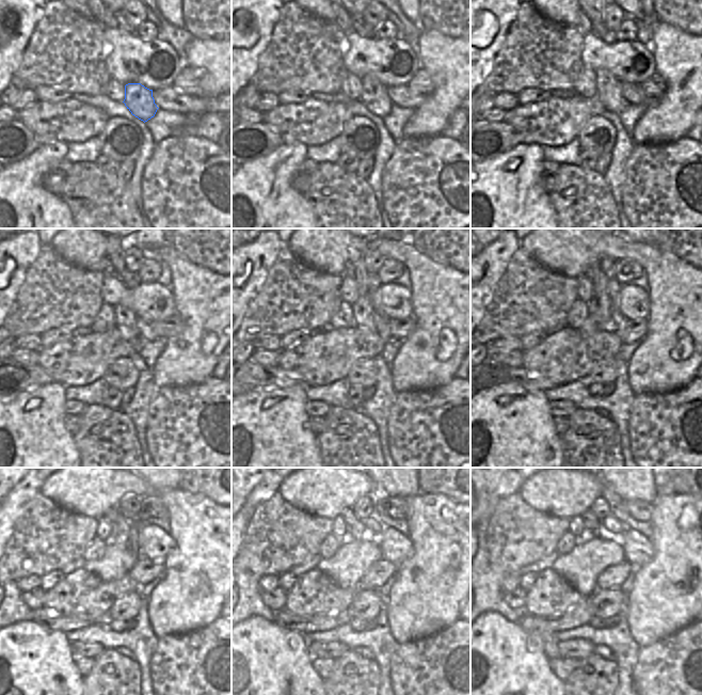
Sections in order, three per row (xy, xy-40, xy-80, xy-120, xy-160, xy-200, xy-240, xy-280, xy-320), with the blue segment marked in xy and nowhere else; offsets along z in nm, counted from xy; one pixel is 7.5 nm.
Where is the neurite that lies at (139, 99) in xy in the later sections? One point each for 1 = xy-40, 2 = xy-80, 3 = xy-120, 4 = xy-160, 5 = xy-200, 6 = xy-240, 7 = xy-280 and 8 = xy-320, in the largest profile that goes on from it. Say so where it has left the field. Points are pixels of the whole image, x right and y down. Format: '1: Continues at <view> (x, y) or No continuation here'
1: Continues at xy-40 (375, 96)
2: Continues at xy-80 (608, 91)
3: Continues at xy-120 (125, 318)
4: Continues at xy-160 (362, 307)
5: Continues at xy-200 (599, 305)
6: Continues at xy-240 (118, 538)
7: Continues at xy-280 (352, 534)
8: Continues at xy-320 (587, 535)

